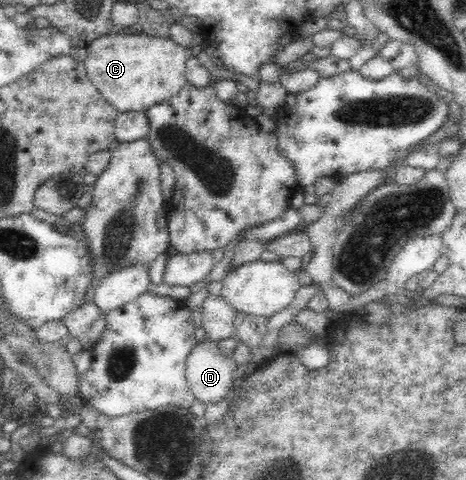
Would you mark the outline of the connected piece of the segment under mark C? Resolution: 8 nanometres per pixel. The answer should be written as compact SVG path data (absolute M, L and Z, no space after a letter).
M123 31L118 34L101 35L93 39L86 48L87 56L83 62L90 82L94 83L102 97L119 112L145 111L176 95L187 83L185 69L190 54L186 48L172 41L171 37L152 37L144 33Z

